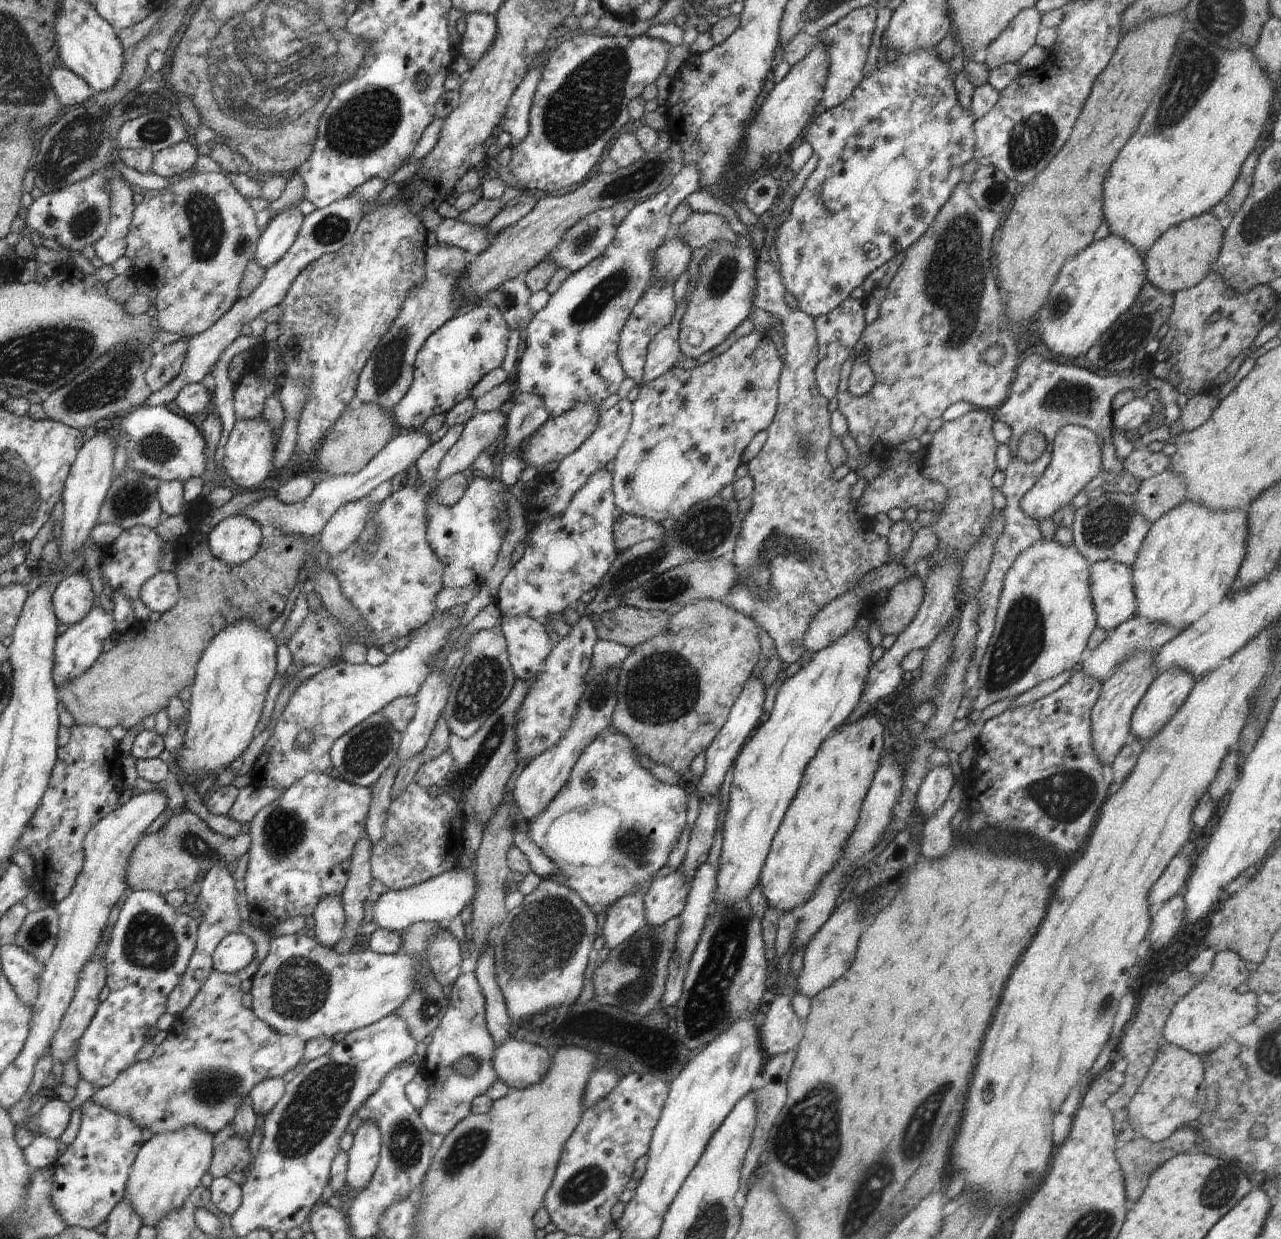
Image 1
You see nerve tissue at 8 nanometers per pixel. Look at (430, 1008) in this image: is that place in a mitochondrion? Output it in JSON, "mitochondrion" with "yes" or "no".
{"mitochondrion":"yes"}

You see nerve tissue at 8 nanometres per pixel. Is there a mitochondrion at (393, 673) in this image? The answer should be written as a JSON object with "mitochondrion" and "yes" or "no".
{"mitochondrion":"no"}

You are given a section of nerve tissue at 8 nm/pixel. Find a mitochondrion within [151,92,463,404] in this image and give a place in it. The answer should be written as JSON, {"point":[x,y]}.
{"point":[206,226]}

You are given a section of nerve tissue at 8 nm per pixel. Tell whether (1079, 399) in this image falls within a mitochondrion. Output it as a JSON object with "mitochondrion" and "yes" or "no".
{"mitochondrion":"yes"}

